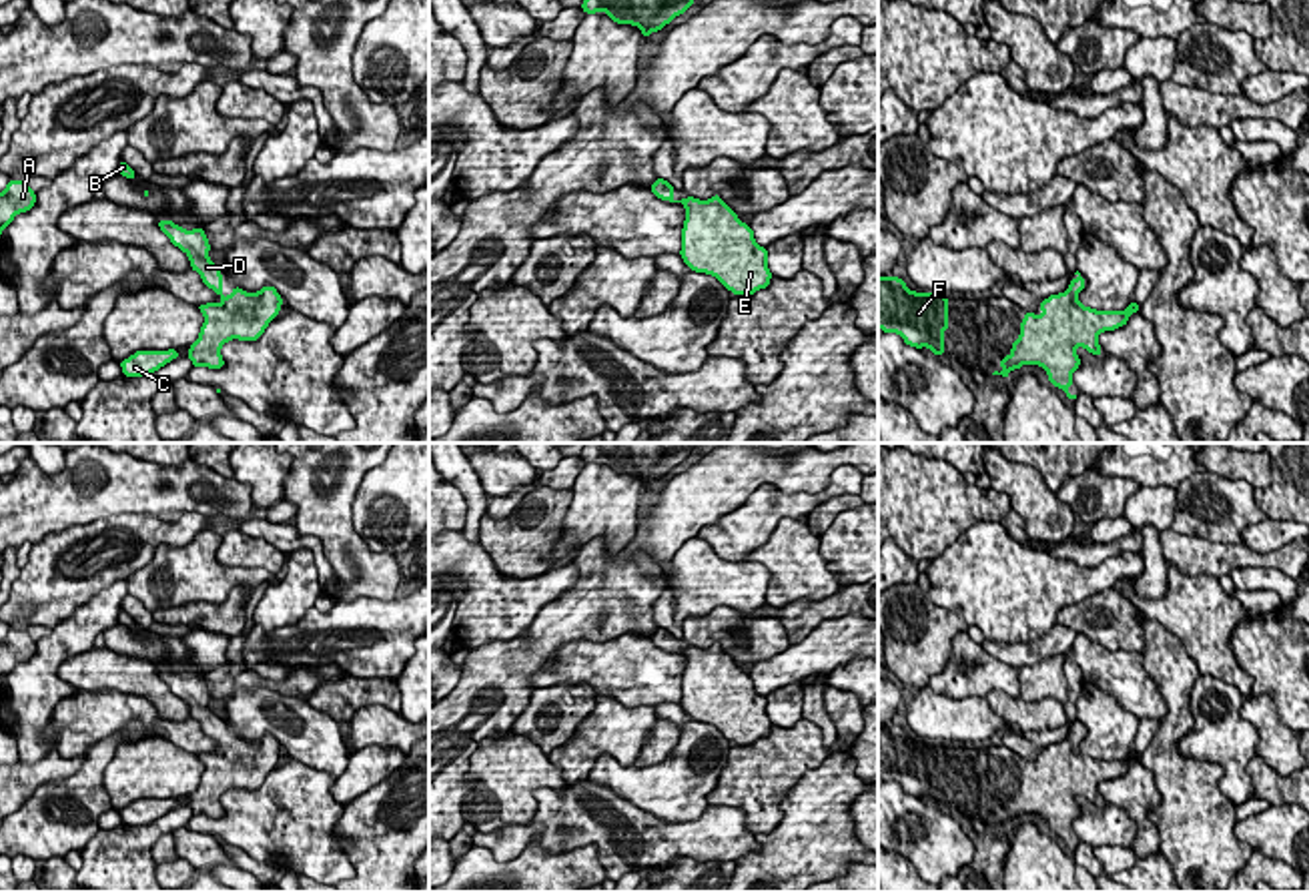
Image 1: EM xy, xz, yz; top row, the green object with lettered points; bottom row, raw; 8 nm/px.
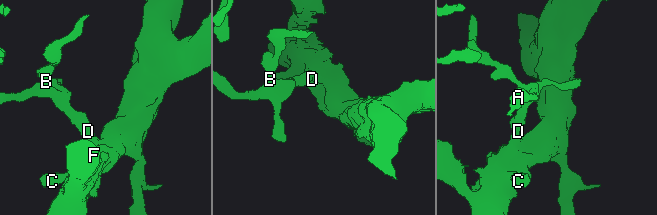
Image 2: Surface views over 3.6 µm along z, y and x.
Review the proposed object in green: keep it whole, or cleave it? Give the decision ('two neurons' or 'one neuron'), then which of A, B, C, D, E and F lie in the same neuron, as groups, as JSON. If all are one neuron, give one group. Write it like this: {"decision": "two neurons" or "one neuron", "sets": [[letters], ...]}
{"decision": "one neuron", "sets": [["A", "B", "C", "D", "E", "F"]]}

